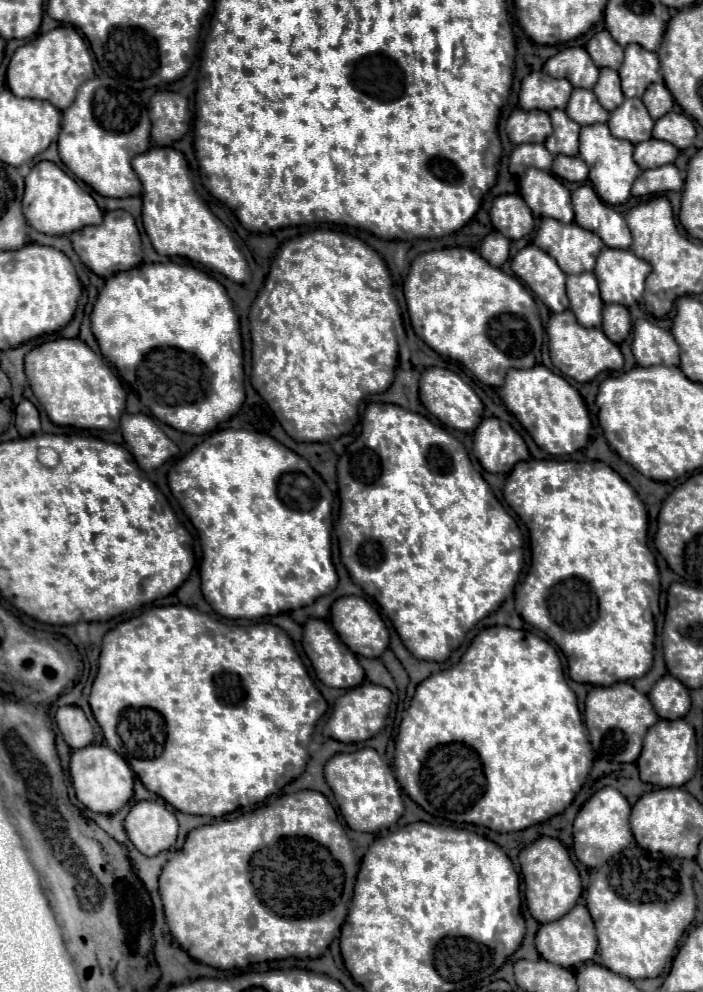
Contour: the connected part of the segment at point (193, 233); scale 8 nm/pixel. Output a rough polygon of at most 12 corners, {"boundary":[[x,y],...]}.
{"boundary":[[184,154],[132,160],[154,250],[248,282],[230,230],[208,210]]}

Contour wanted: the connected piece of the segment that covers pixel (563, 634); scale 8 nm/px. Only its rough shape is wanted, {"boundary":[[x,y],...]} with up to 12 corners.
{"boundary":[[526,460],[516,612],[570,678],[642,678],[661,644],[648,516],[604,462]]}

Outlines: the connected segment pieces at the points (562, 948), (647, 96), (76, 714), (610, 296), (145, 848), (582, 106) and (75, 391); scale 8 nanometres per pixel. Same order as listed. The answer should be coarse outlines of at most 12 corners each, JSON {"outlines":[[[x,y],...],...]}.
{"outlines":[[[584,904],[536,932],[538,954],[562,968],[596,956]],[[664,82],[650,84],[642,96],[652,120],[672,110]],[[62,706],[56,724],[72,748],[92,744],[94,732],[78,706]],[[602,248],[594,268],[602,300],[632,306],[652,266]],[[136,802],[124,828],[144,856],[172,848],[178,820],[162,802]],[[574,88],[566,112],[580,126],[608,120],[592,90]],[[80,338],[26,354],[58,426],[120,426],[126,392]]]}

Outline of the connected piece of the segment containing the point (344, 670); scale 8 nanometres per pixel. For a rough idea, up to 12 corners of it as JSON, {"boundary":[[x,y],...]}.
{"boundary":[[308,620],[302,646],[330,688],[354,688],[364,668],[328,622]]}

